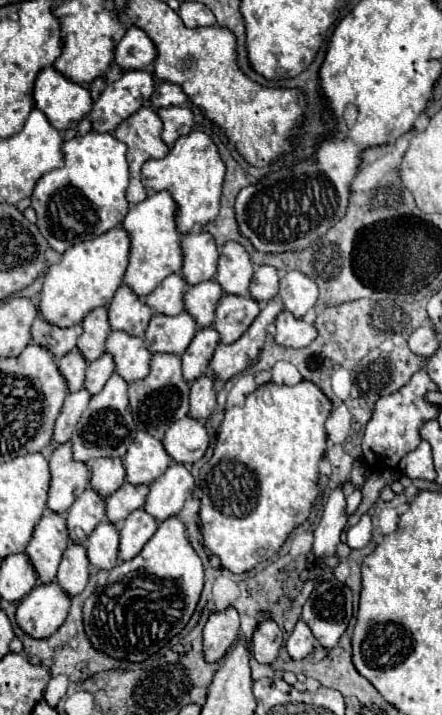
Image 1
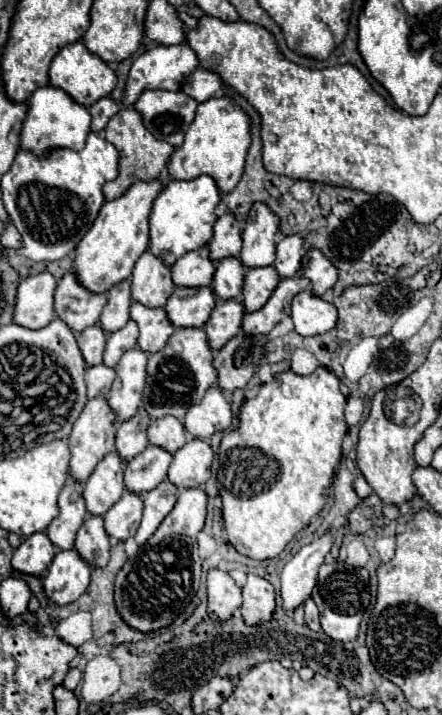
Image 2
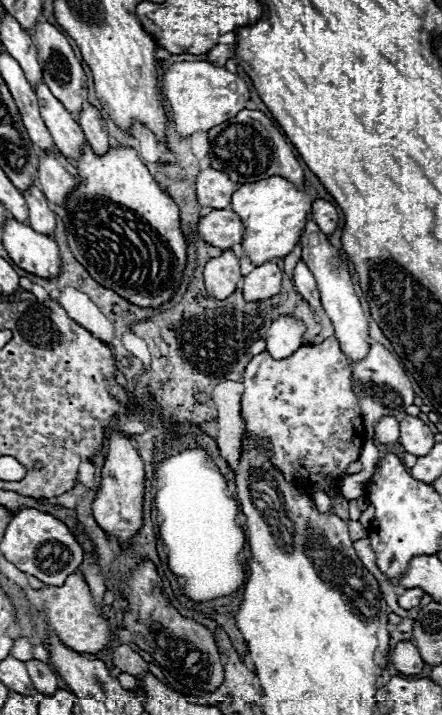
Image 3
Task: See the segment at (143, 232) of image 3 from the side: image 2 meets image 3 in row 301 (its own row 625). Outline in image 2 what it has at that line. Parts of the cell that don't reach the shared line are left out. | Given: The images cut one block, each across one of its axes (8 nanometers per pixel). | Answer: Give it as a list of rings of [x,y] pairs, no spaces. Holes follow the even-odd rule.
[[[184,488],[172,512],[162,520],[152,538],[138,550],[134,558],[120,568],[114,580],[114,602],[120,618],[134,630],[144,634],[170,626],[190,604],[200,588],[202,560],[198,556],[196,534],[206,520],[206,492],[202,488]],[[162,590],[162,600],[160,600]]]

